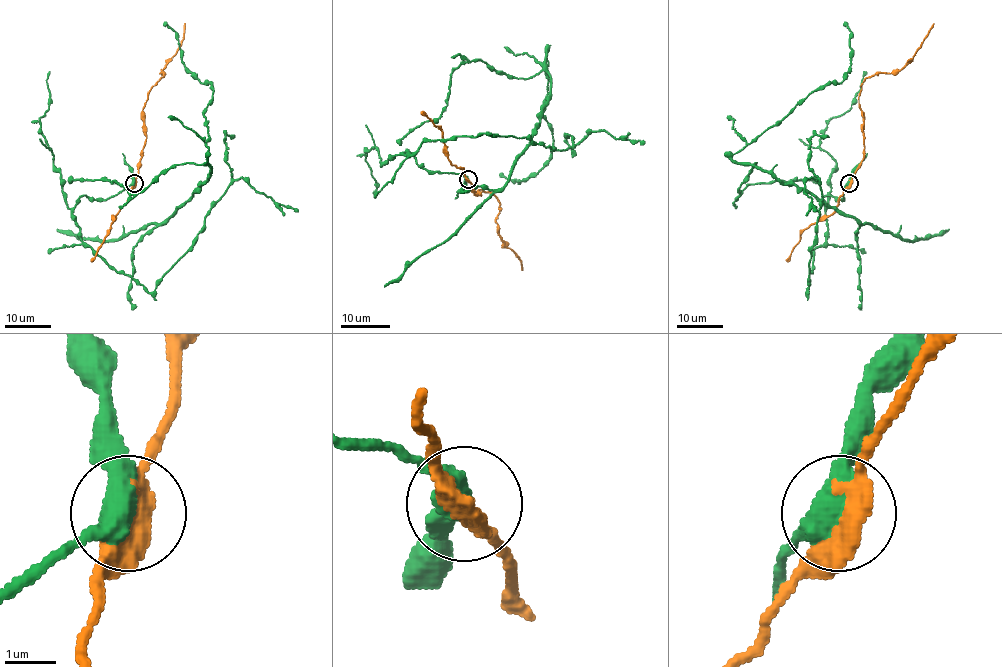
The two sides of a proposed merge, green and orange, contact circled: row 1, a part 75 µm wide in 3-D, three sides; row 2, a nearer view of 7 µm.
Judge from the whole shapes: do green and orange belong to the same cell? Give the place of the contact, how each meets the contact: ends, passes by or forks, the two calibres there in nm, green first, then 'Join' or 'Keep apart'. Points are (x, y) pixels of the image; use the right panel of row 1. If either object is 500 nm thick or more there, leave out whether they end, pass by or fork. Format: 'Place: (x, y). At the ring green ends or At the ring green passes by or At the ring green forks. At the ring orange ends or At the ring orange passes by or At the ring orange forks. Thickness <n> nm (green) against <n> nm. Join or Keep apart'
Place: (849, 183). At the ring green passes by. At the ring orange passes by. Thickness 480 nm (green) against 440 nm. Keep apart

